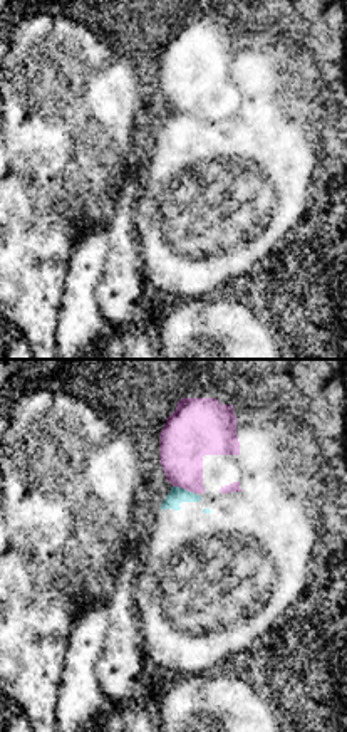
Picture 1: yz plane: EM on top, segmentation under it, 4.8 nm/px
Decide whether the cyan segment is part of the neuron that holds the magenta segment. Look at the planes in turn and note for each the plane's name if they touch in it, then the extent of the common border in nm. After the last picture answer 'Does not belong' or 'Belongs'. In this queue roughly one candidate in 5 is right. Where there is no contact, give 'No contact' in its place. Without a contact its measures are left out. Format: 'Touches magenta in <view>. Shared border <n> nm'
Touches magenta in yz. Shared border 120 nm

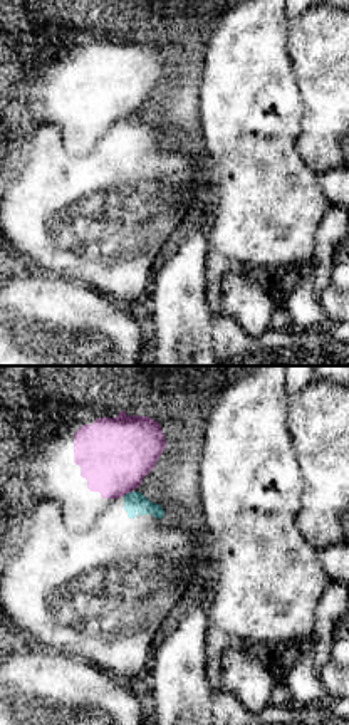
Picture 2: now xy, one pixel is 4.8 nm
Touches magenta in xy. Shared border 50 nm

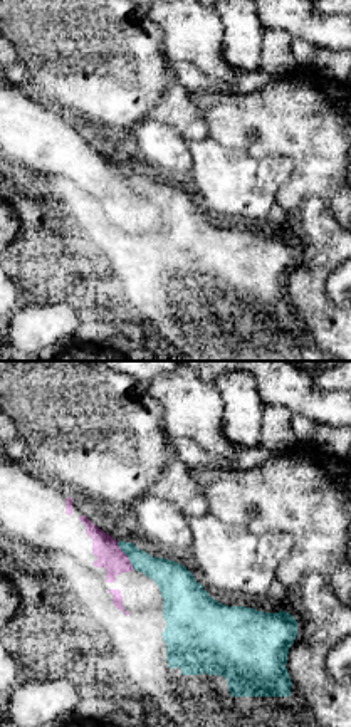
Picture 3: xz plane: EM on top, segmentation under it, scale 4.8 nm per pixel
Touches magenta in xz. Shared border 150 nm

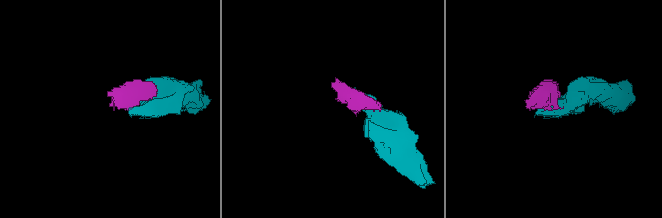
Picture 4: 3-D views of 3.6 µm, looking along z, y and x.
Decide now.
Does not belong

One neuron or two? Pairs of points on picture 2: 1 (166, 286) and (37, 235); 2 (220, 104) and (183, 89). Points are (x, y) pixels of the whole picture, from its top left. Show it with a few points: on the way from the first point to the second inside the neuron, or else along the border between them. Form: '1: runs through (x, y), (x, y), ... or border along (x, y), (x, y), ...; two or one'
1: border along (170, 245), (155, 266), (146, 294); two
2: border along (205, 57), (198, 116); two

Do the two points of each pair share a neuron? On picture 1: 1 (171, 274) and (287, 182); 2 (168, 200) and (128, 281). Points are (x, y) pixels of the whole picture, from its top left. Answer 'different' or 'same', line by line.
1: same
2: different

